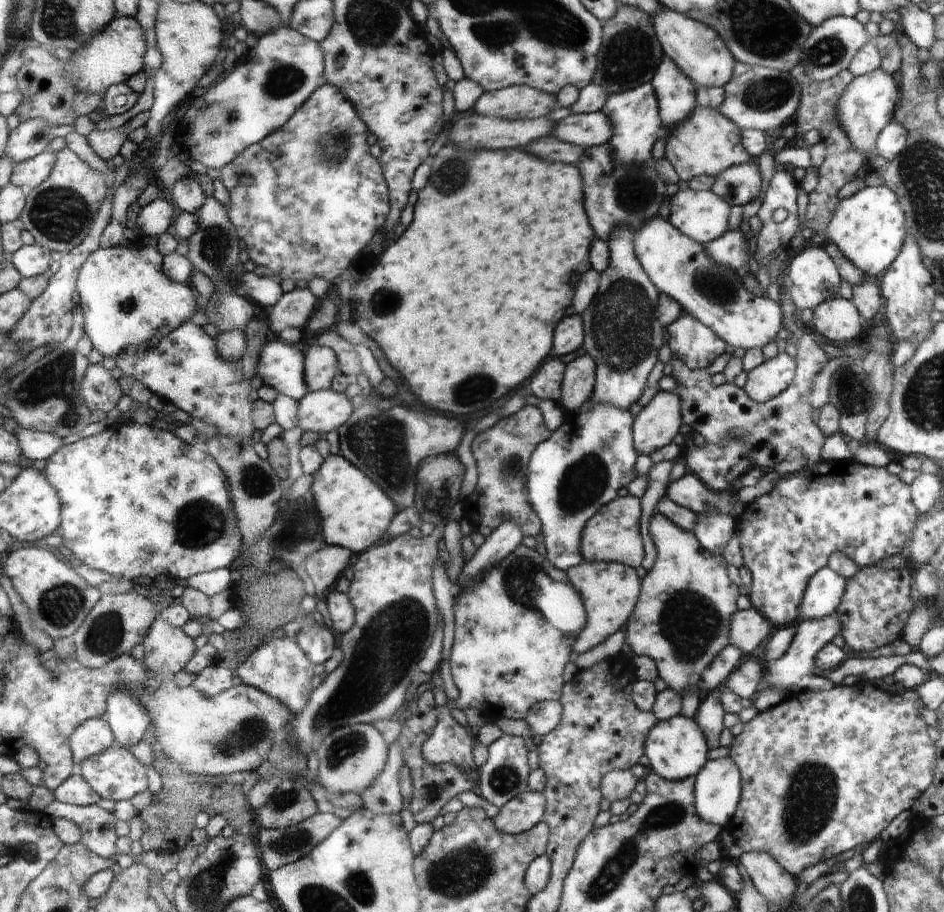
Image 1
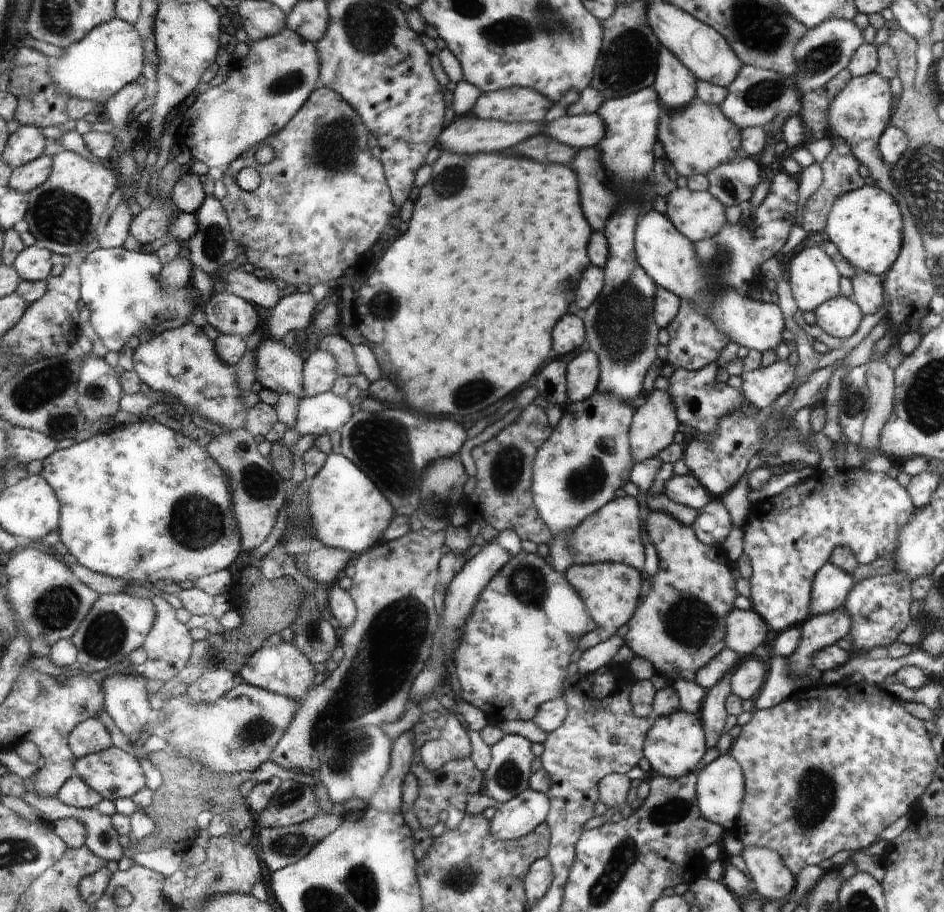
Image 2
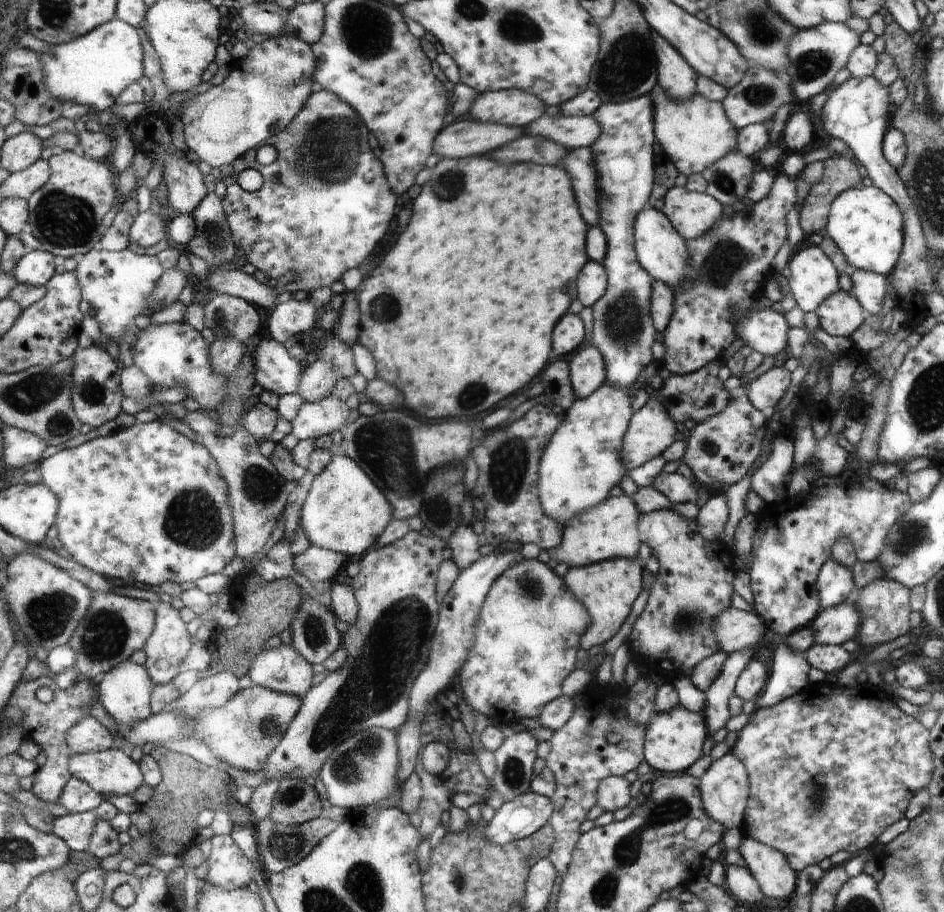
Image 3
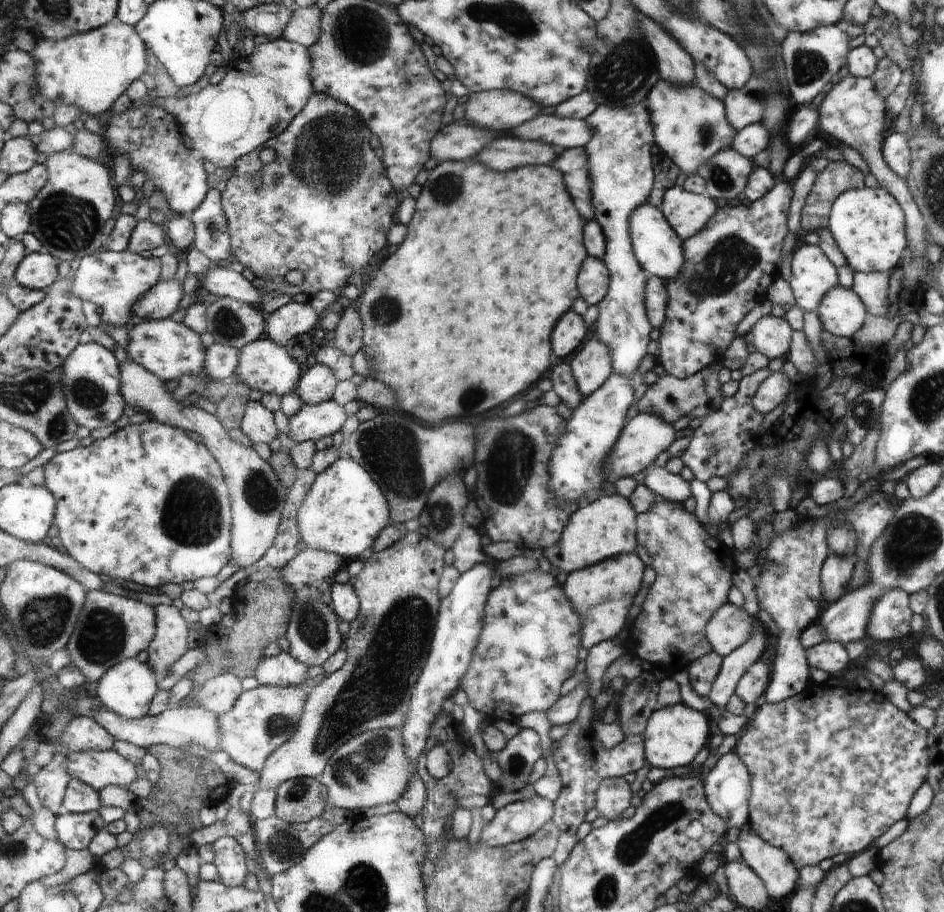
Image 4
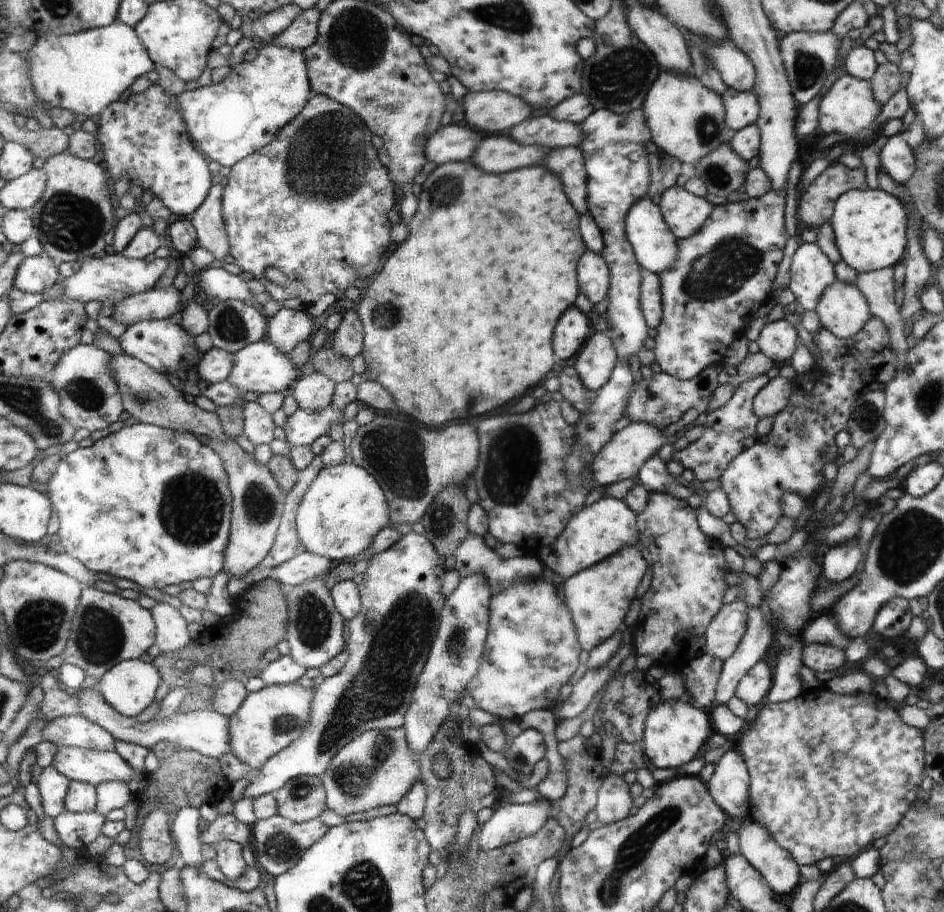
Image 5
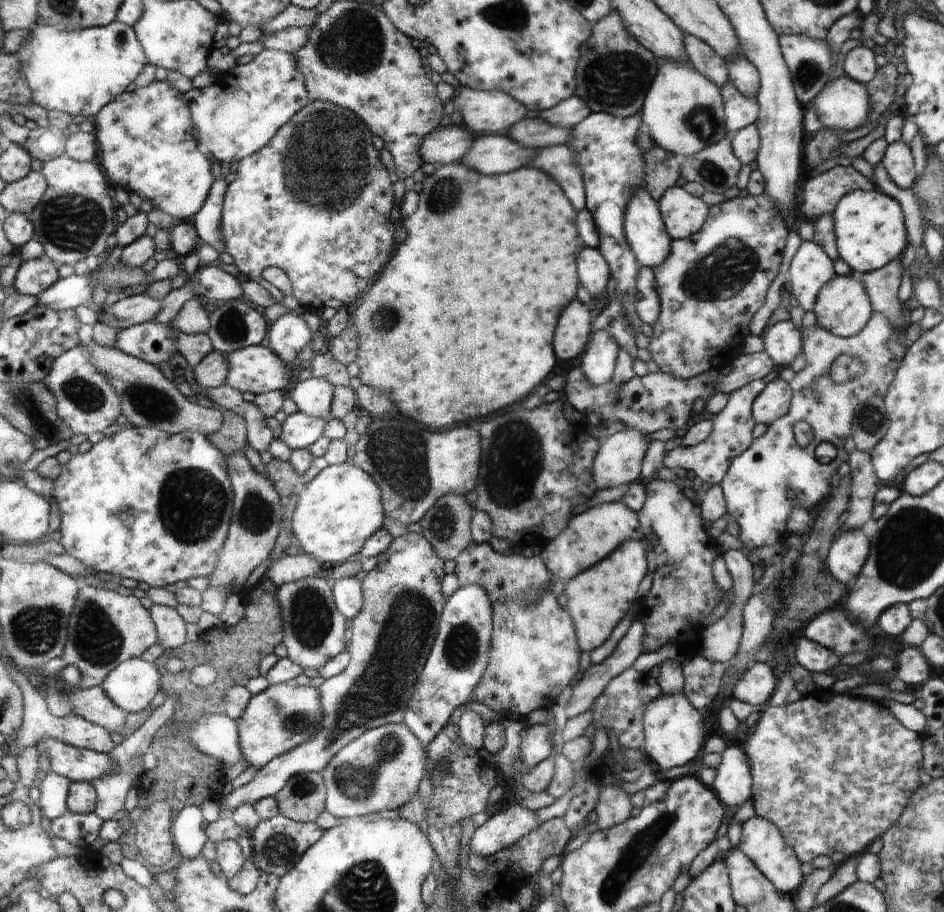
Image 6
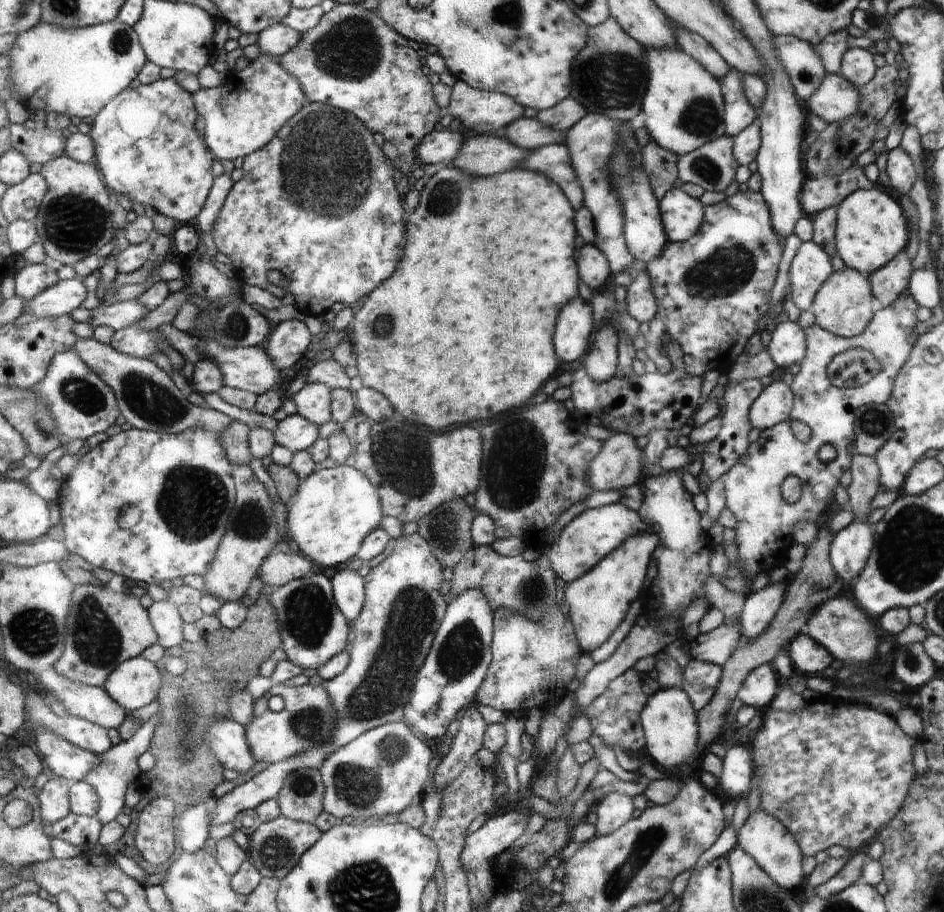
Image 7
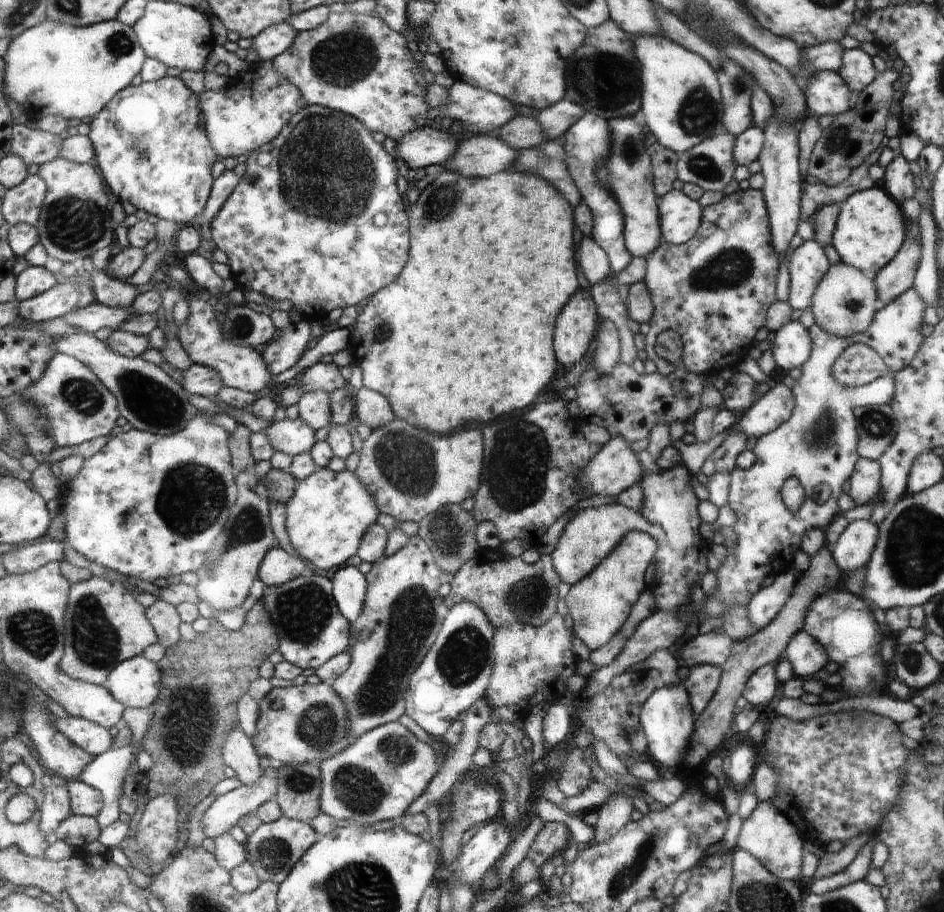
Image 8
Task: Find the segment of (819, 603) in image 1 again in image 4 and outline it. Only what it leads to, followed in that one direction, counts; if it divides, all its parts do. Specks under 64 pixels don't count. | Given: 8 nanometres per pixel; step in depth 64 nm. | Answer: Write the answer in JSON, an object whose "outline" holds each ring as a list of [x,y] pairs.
{"outline":[[[830,554],[826,557],[824,568],[821,569],[821,586],[827,604],[837,601],[843,595],[857,560],[855,554]]]}

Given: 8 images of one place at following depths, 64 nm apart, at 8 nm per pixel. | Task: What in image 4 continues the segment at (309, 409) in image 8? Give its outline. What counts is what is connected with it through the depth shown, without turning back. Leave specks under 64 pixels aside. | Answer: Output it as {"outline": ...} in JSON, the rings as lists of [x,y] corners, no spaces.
{"outline":[[[316,363],[306,370],[294,394],[298,395],[303,405],[321,405],[322,402],[333,400],[338,384],[337,377],[329,366]]]}

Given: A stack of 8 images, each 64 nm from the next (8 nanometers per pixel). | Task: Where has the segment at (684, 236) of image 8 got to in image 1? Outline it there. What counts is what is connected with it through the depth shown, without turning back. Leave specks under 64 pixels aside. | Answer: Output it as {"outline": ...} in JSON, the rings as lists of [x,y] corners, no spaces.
{"outline":[[[681,188],[670,202],[668,222],[695,242],[705,246],[726,234],[732,205],[712,190]]]}

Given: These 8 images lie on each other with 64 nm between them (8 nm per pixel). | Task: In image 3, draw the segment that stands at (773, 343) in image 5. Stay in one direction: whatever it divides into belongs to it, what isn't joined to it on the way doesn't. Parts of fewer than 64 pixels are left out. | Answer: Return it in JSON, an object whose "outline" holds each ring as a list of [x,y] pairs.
{"outline":[[[772,307],[755,312],[746,311],[744,314],[740,314],[738,318],[734,318],[734,322],[738,322],[739,338],[742,338],[754,351],[758,351],[764,356],[773,357],[780,352],[784,352],[788,324],[786,324],[786,318],[782,316],[782,313],[775,312]]]}

